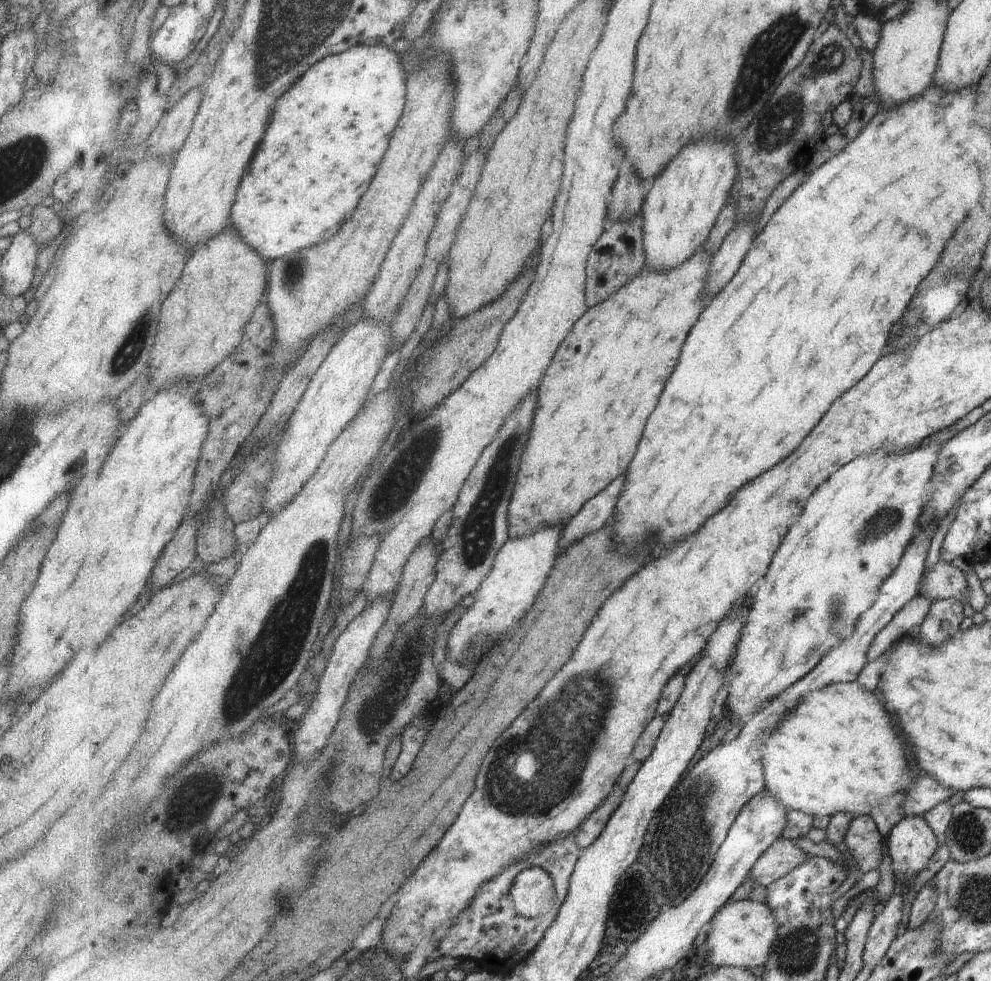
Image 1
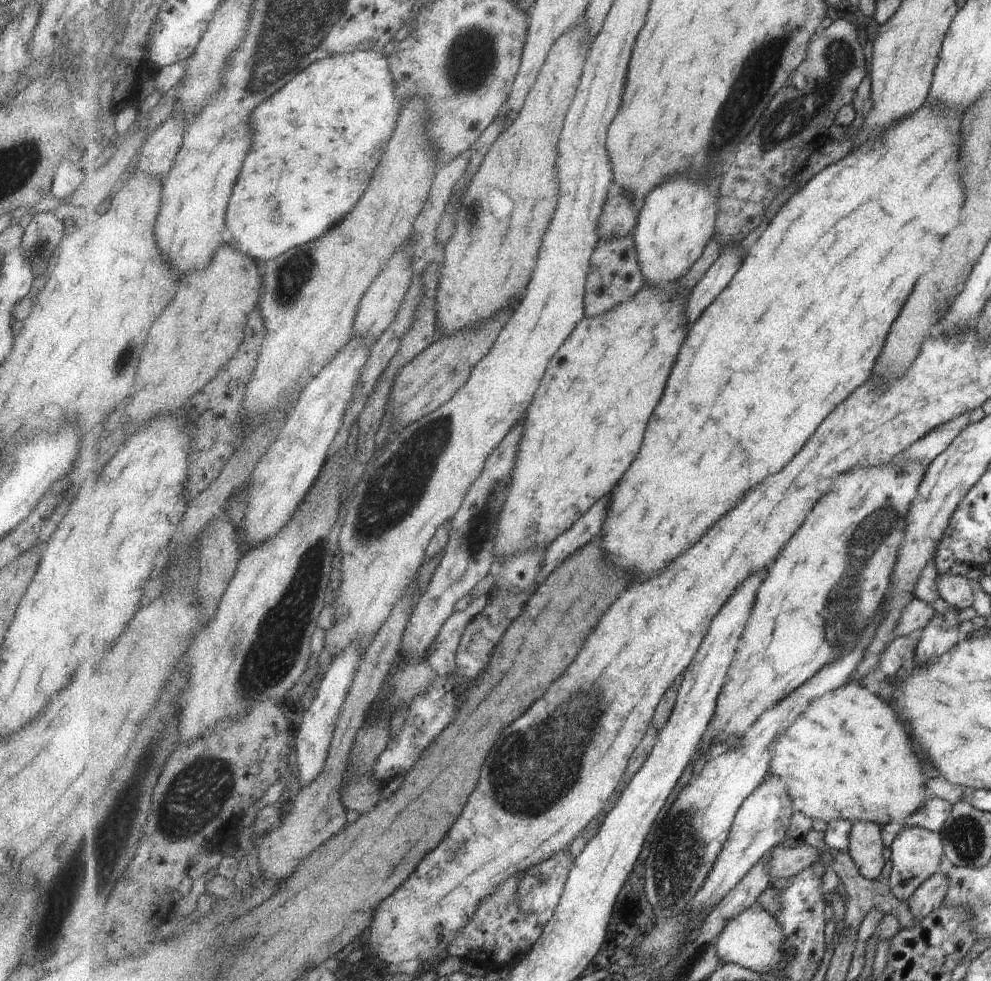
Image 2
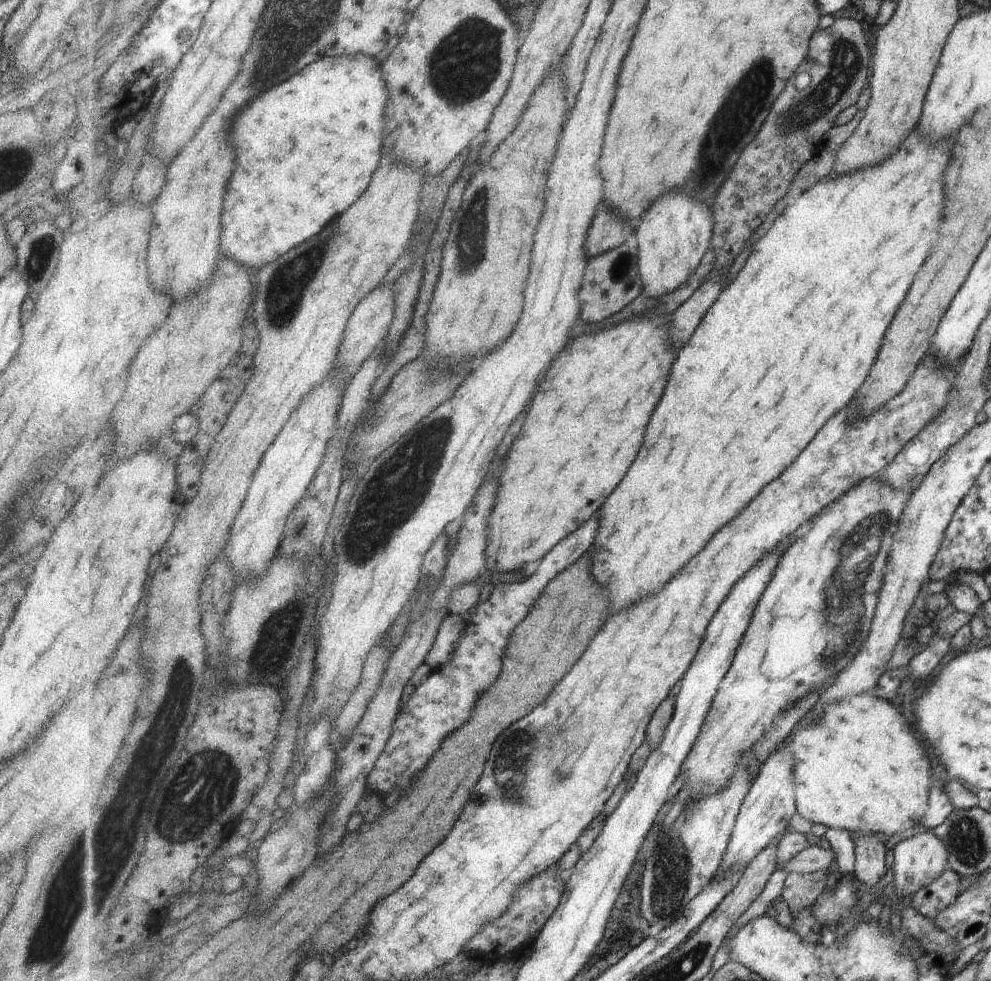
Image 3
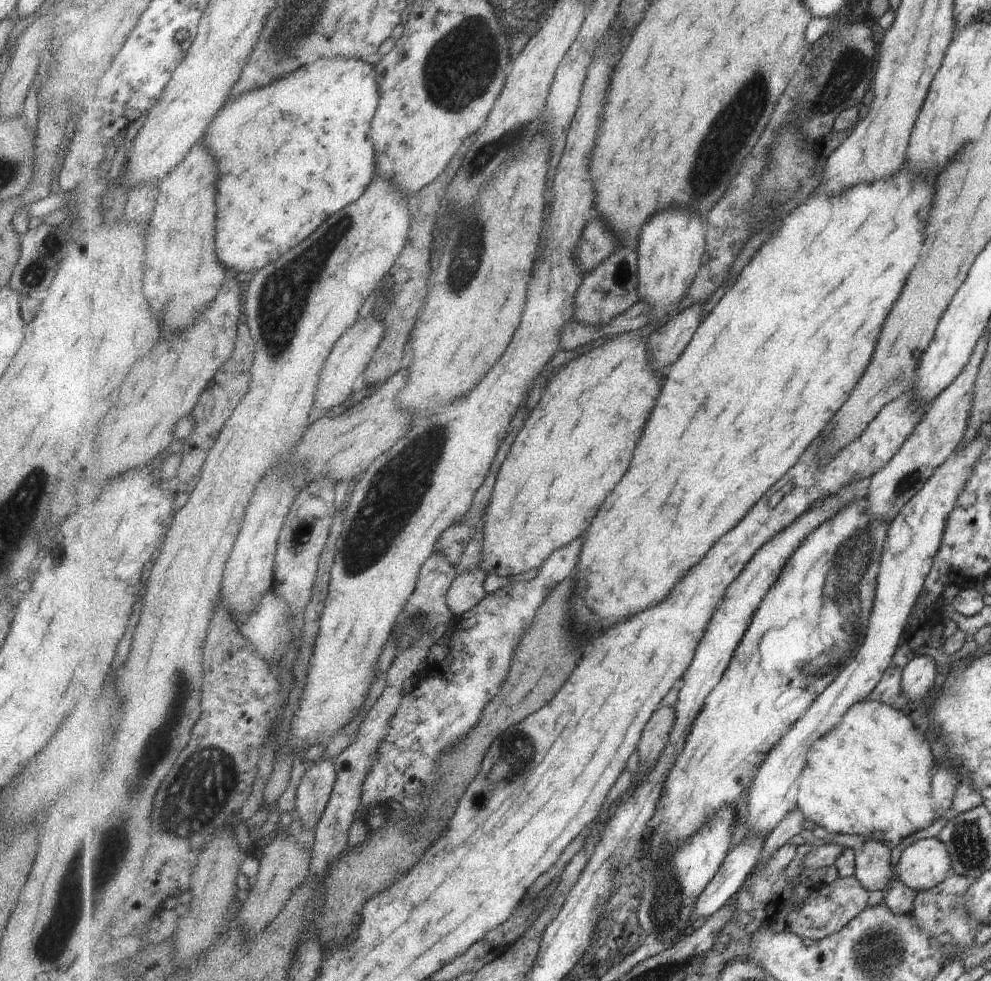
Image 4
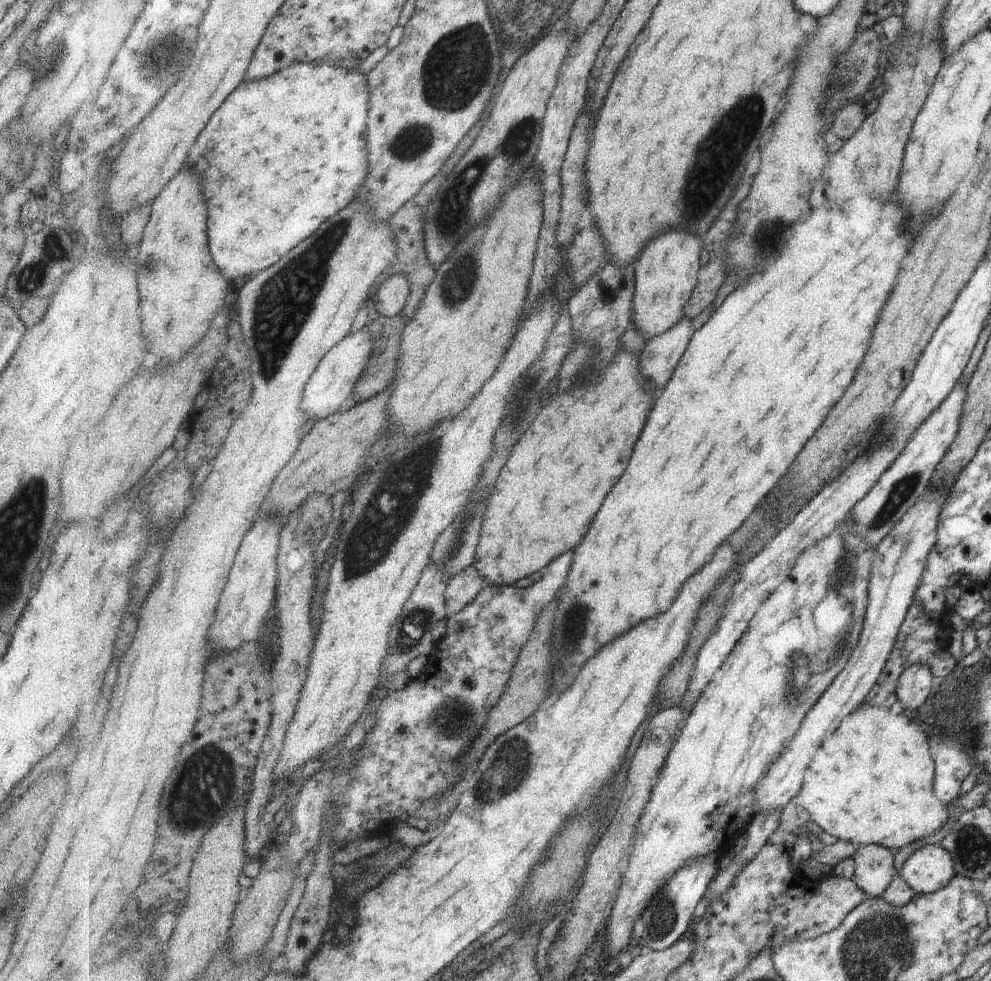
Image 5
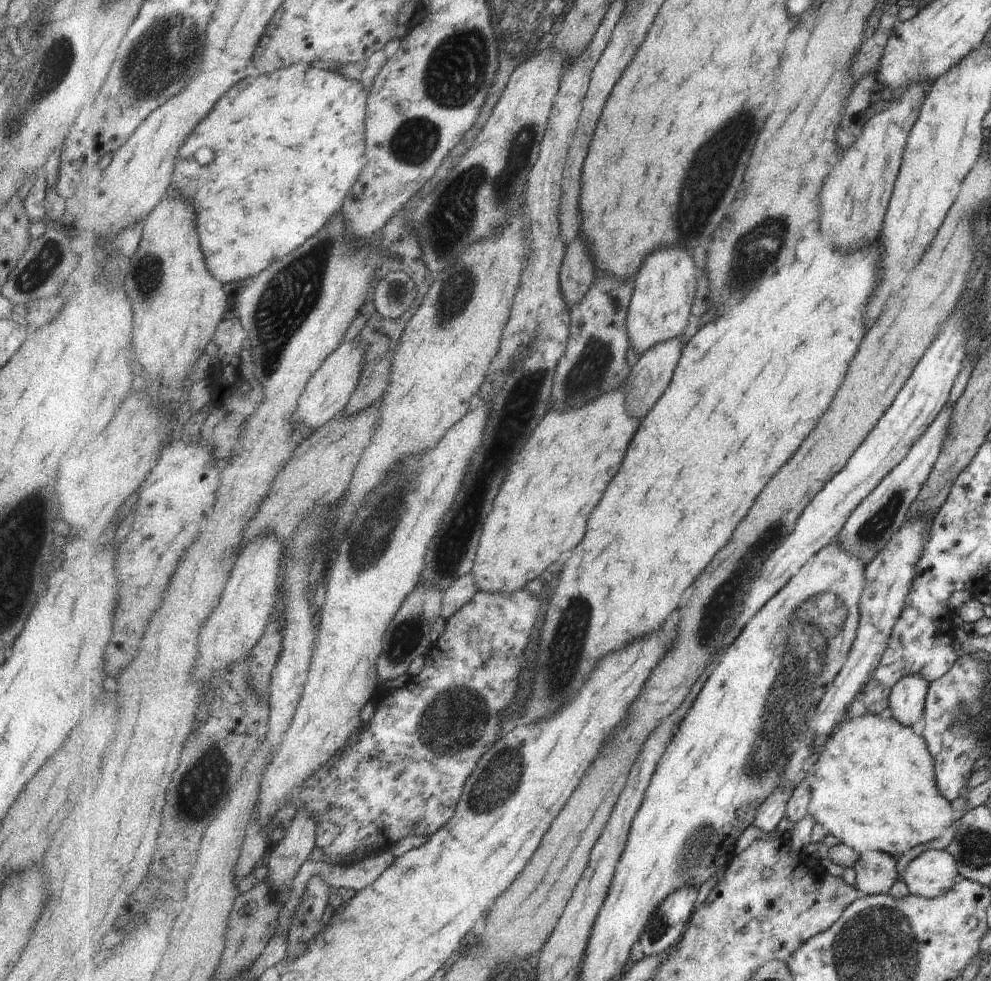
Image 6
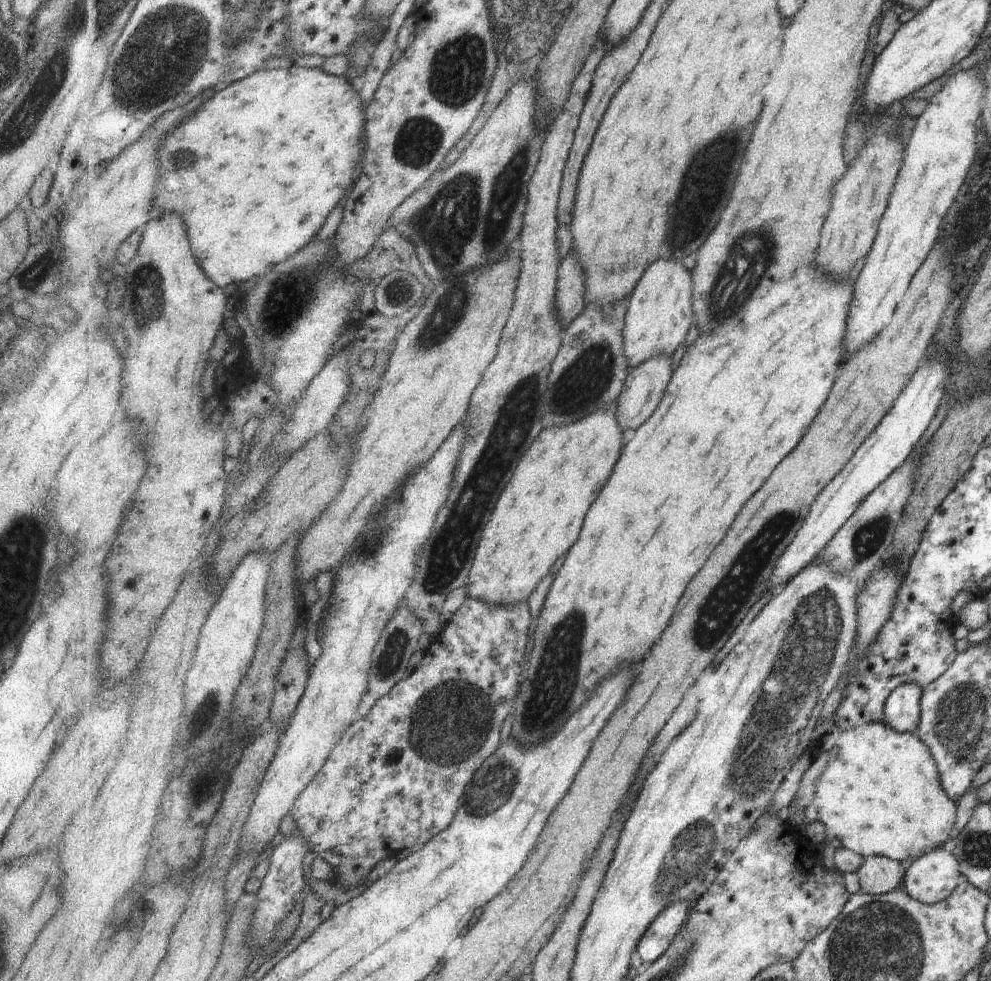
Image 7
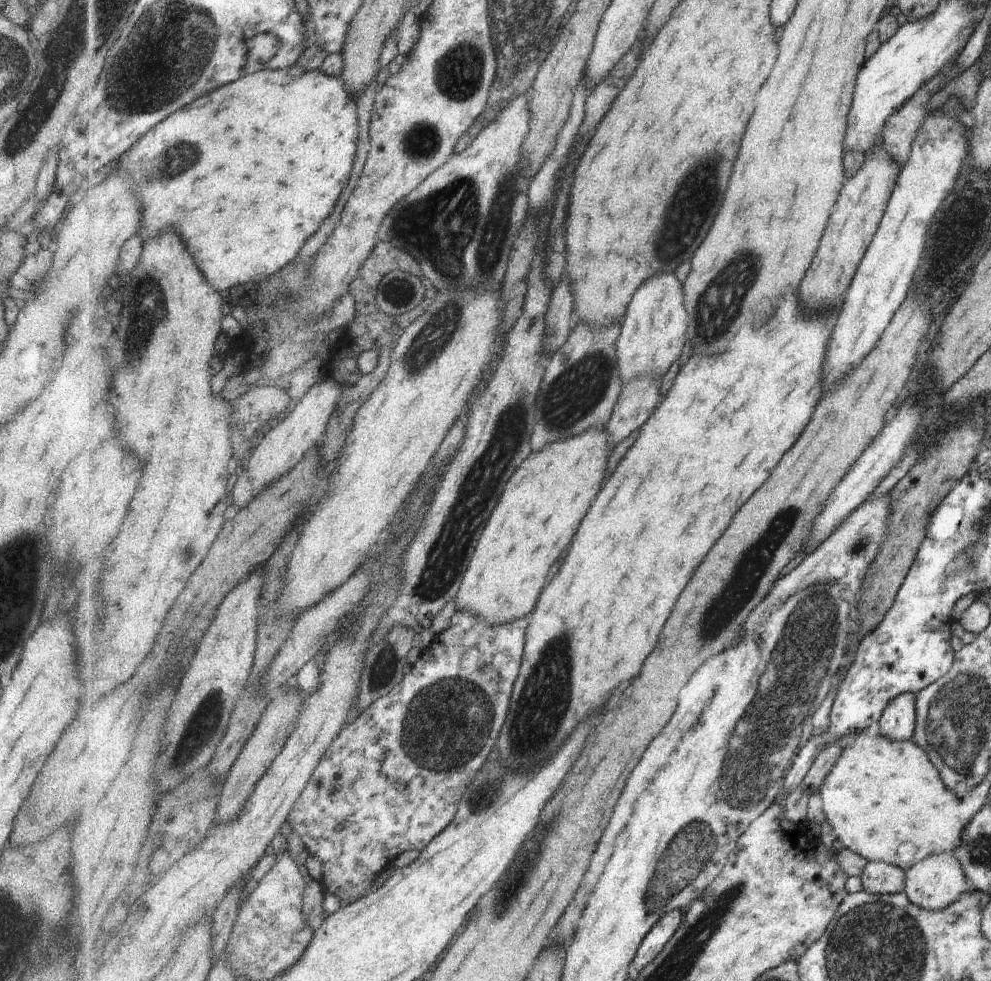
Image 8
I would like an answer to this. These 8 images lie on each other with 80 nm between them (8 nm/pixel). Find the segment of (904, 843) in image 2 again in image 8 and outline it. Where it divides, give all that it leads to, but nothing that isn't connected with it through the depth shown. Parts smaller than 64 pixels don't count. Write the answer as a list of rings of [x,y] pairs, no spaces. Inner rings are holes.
[[[947,853],[931,855],[916,862],[910,869],[907,869],[905,881],[906,889],[902,890],[902,893],[915,906],[926,911],[943,910],[970,889],[969,882],[966,880],[959,862],[952,854],[948,855]]]

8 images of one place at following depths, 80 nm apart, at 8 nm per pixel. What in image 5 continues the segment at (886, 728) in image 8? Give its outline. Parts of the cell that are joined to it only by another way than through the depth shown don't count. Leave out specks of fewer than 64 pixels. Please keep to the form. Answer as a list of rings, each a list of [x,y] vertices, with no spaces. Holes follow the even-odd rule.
[[[911,665],[898,677],[894,688],[895,698],[902,704],[902,712],[908,716],[917,717],[917,710],[921,704],[925,704],[925,698],[929,696],[932,674],[923,665]]]

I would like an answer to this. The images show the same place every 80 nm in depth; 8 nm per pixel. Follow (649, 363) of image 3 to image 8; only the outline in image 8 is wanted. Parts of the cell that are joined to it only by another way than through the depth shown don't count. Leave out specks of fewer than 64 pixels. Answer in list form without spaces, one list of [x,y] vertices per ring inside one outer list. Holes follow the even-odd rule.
[[[589,430],[577,438],[563,440],[559,444],[549,446],[539,454],[531,454],[525,466],[516,470],[512,479],[506,484],[499,506],[495,508],[482,540],[474,552],[470,569],[462,582],[462,588],[456,596],[456,609],[470,611],[471,615],[478,615],[479,619],[486,619],[487,623],[510,623],[514,620],[531,616],[538,604],[539,594],[543,586],[547,586],[549,570],[563,554],[563,550],[573,542],[581,520],[589,512],[593,500],[601,492],[603,476],[607,468],[607,460],[611,456],[609,440],[605,432]]]

